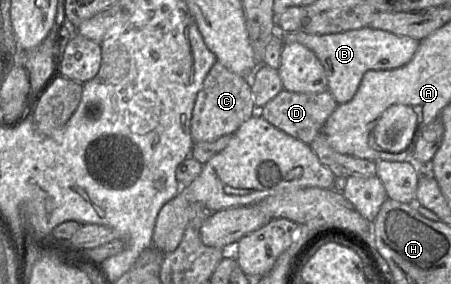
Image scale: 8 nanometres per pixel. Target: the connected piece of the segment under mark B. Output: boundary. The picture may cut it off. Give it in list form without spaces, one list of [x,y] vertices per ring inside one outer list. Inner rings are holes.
[[[370,26],[323,35],[310,34],[303,30],[288,33],[318,57],[326,72],[327,89],[337,104],[346,103],[354,97],[365,72],[404,66],[411,61],[420,44],[420,41],[414,38],[395,35]]]

